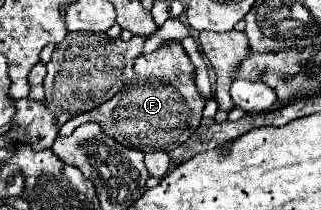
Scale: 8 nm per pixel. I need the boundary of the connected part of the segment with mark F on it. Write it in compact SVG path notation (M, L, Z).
M167 41L163 45L167 47L159 47L157 51L135 59L135 77L131 85L123 87L111 101L63 123L59 133L69 135L85 121L99 121L107 135L115 137L121 145L129 145L143 153L169 153L173 147L185 143L201 123L205 101L191 79L193 63L183 45L179 41Z

